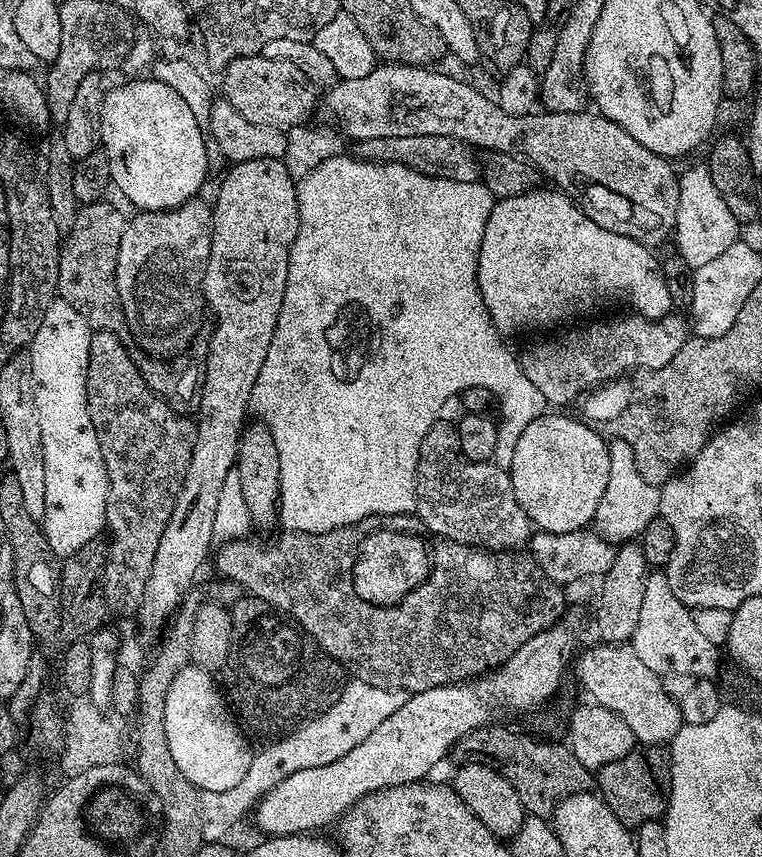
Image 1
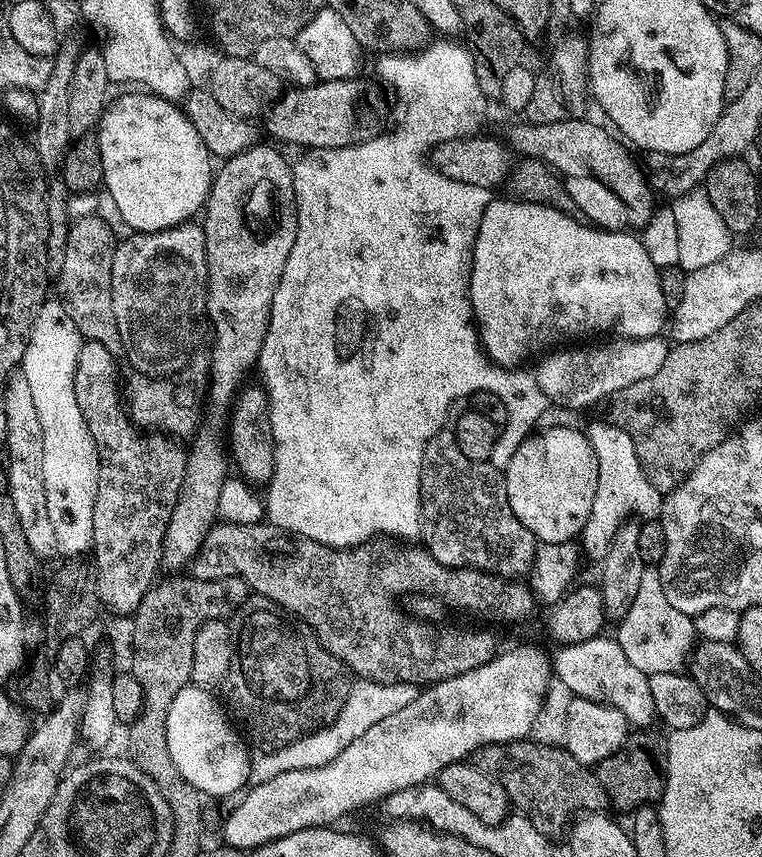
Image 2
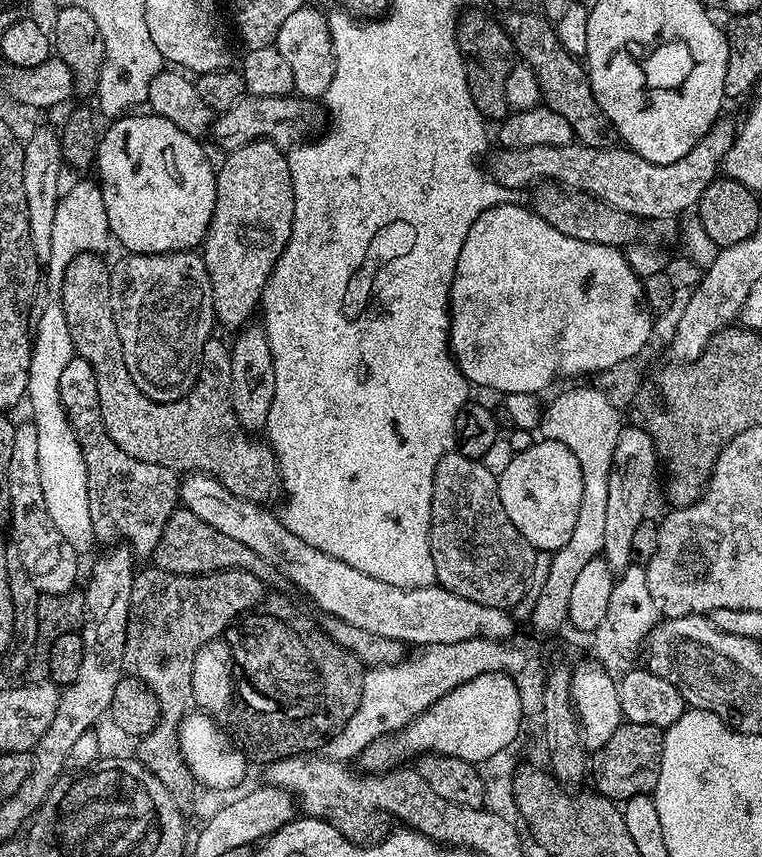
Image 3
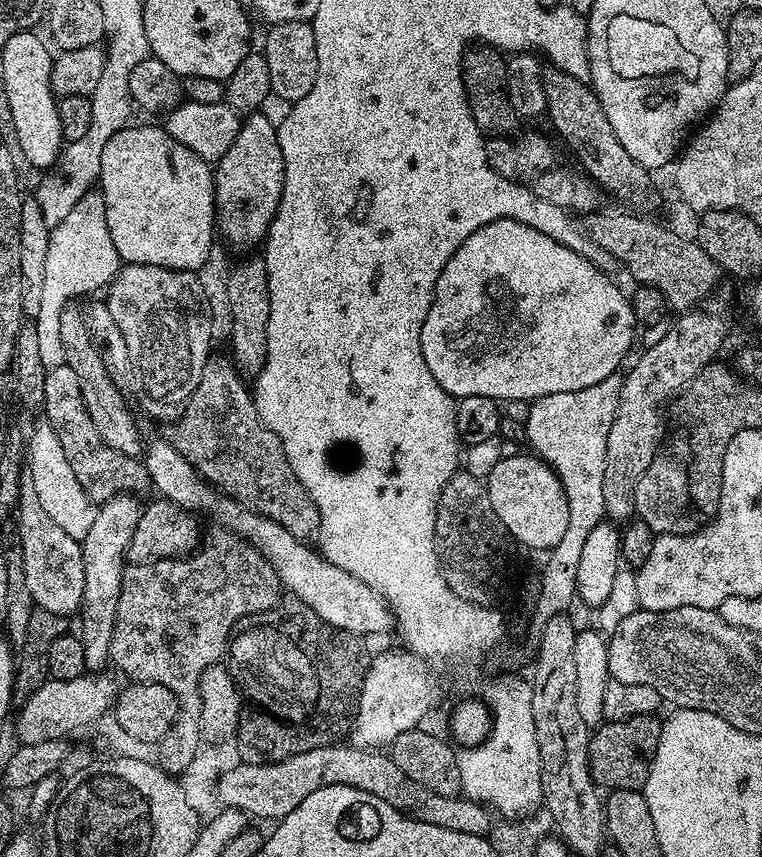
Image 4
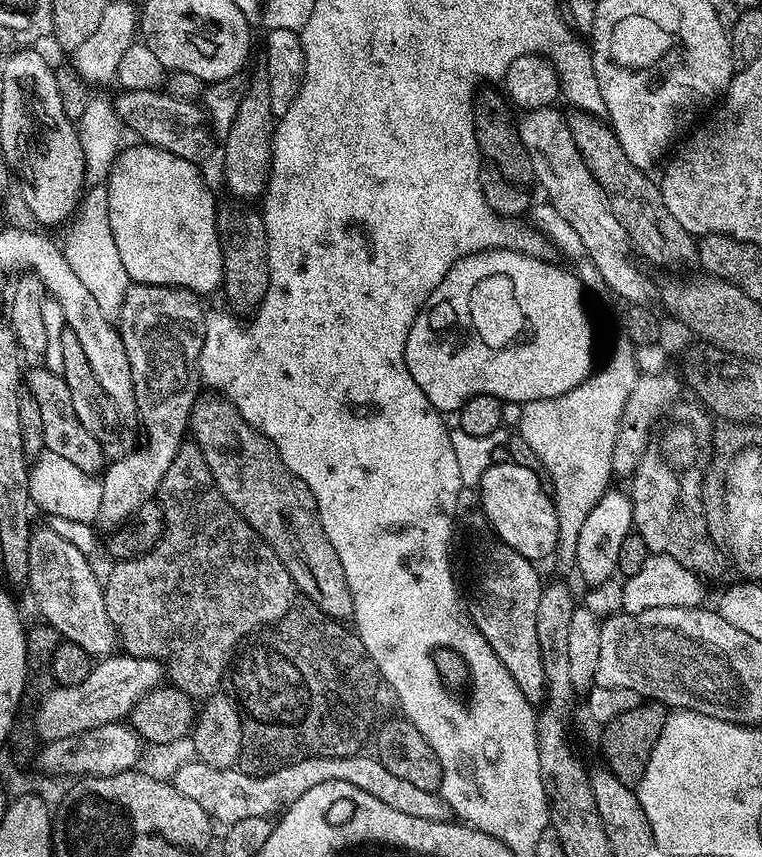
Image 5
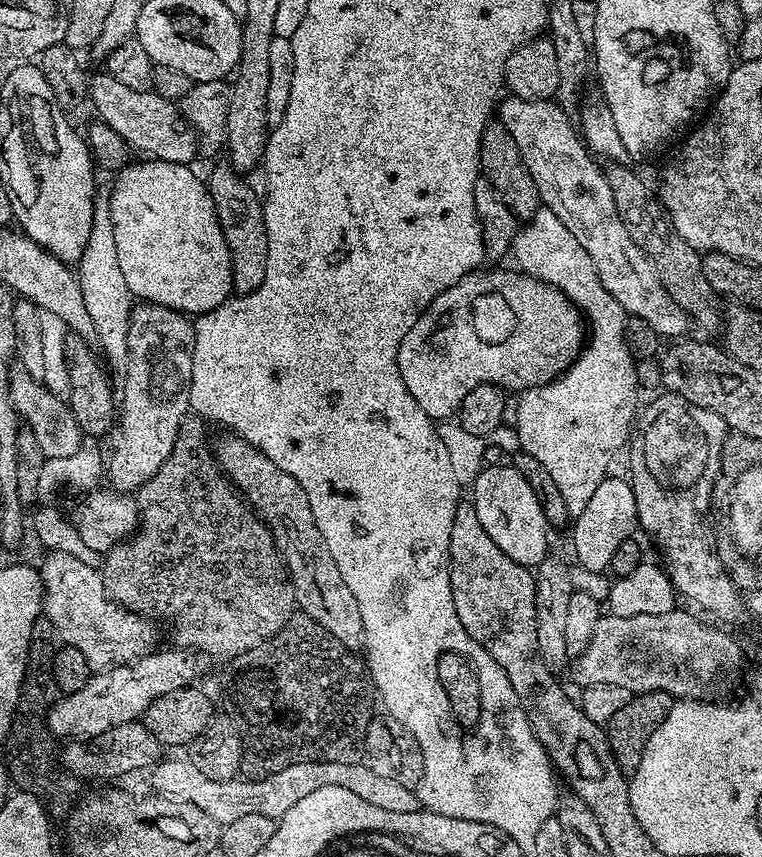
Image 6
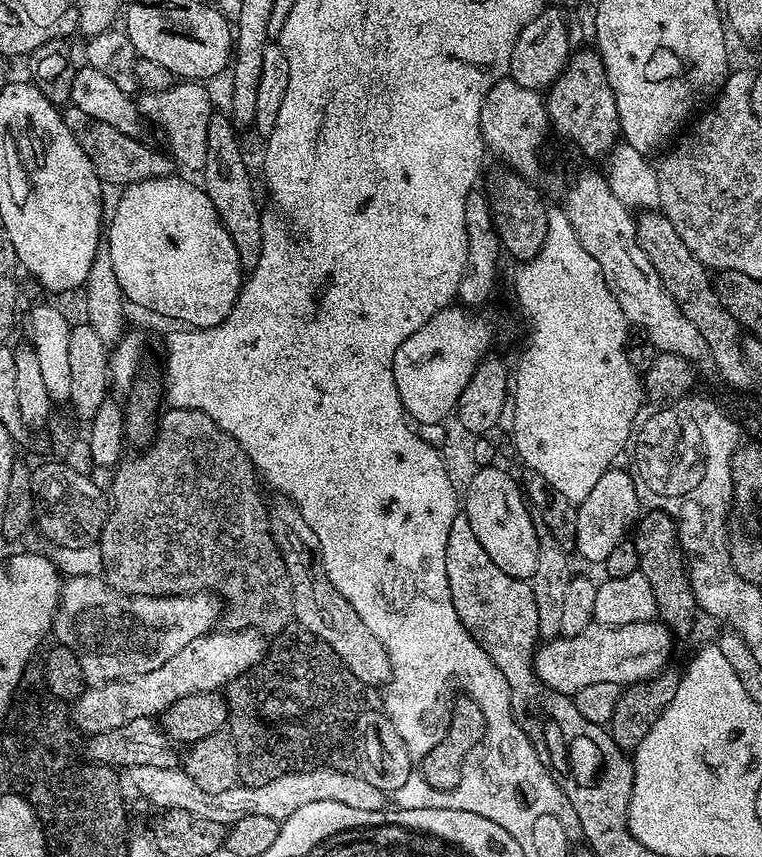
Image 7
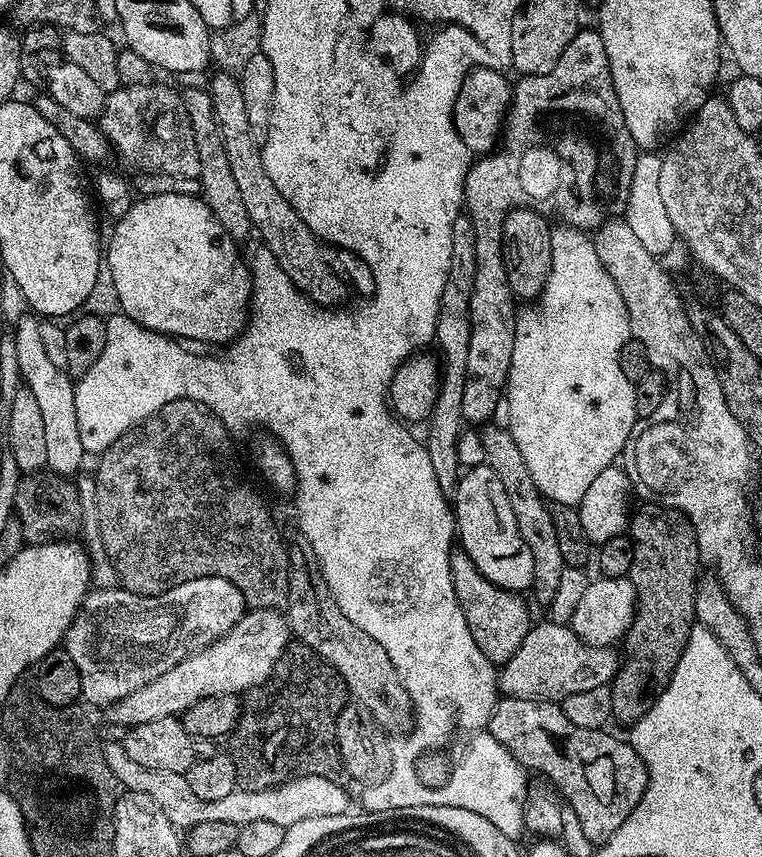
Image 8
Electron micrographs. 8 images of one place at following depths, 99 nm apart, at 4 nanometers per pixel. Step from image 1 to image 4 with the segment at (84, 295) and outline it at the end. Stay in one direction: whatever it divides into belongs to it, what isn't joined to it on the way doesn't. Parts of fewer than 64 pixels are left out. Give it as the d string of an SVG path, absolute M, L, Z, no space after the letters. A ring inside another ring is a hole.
M65 306L62 310L62 350L64 363L70 366L70 370L74 370L74 374L78 374L78 382L82 386L82 402L86 402L86 414L90 414L90 422L94 422L94 430L102 434L102 442L106 442L106 446L127 456L139 457L142 452L140 428L120 393L121 385L108 373L108 368L100 357L100 350L86 326L83 311L79 307L72 307ZM224 356L215 362L211 361L207 363L206 367L207 372L204 372L203 387L200 387L199 391L196 392L195 400L192 400L191 411L185 413L181 412L179 420L175 421L173 428L176 429L173 430L172 436L170 435L170 443L176 448L179 448L180 453L191 462L196 468L196 471L199 472L200 475L216 489L216 491L222 492L232 500L238 501L242 506L250 509L250 511L256 512L260 516L270 518L274 522L278 522L278 526L282 526L299 540L307 541L310 538L308 536L315 537L320 531L320 515L318 514L318 510L314 506L314 502L310 498L306 486L302 486L302 482L298 482L298 474L294 474L294 470L290 466L290 462L286 458L286 450L282 446L278 434L274 434L274 430L270 430L262 422L262 418L256 409L256 402L253 393L250 391L249 385L247 388L247 386L240 381L240 379L242 379L241 373L234 367L233 361Z

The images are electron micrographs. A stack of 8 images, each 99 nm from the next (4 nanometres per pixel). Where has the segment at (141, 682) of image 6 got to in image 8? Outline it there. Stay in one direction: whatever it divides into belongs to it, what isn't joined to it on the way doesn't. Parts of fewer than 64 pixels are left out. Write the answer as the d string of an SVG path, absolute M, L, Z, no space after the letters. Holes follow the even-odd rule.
M270 612L244 616L225 636L210 646L189 652L185 660L178 662L178 666L166 674L160 674L154 682L142 686L142 690L134 690L134 694L126 694L126 698L107 705L108 720L112 724L131 726L155 722L157 718L179 717L190 706L194 706L200 696L210 698L219 691L232 691L263 680L273 660L279 656L284 635L284 624Z

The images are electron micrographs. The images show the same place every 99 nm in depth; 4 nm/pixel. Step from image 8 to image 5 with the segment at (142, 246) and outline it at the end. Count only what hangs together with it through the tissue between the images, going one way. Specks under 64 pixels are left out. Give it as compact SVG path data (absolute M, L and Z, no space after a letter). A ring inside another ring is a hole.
M136 142L133 148L125 147L112 166L112 173L108 175L106 185L109 192L109 222L110 230L113 231L115 245L118 246L119 257L126 266L126 274L129 276L132 284L171 284L174 288L189 288L191 292L205 294L221 287L224 283L224 267L222 266L222 246L218 238L216 229L216 214L218 205L214 201L208 200L212 192L203 184L204 176L200 173L201 169L192 164L186 158L178 158L178 154L170 154L170 150L155 148L152 144Z

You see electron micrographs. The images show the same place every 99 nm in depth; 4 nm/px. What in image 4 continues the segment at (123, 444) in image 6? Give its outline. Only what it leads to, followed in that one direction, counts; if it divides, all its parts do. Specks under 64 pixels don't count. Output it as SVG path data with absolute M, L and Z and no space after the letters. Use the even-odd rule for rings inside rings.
M124 264L119 272L112 279L112 283L106 288L106 303L110 310L114 323L118 325L118 330L122 330L122 339L126 342L126 351L130 356L130 385L136 391L136 400L153 416L156 420L169 420L175 422L179 420L182 401L192 391L192 387L196 384L197 376L200 375L200 367L204 362L204 353L206 347L214 341L212 334L212 316L208 313L208 300L204 297L204 288L200 285L199 275L196 272L183 272L182 270L174 270L173 268L163 268L161 264ZM121 494L103 501L97 507L94 526L86 534L80 545L84 563L84 601L80 603L78 619L84 627L82 639L86 650L86 669L100 670L110 660L110 642L114 634L114 618L118 614L118 598L124 581L124 570L130 538L134 538L134 526L142 511L137 497Z

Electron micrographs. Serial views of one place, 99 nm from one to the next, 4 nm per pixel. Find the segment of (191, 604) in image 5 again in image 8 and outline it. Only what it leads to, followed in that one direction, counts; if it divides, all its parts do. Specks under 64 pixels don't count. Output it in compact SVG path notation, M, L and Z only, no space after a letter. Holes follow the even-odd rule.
M175 400L162 410L158 410L141 424L137 424L128 432L122 434L108 447L99 453L100 465L96 468L96 520L100 523L100 540L104 543L103 554L106 560L113 564L119 583L130 592L140 596L160 596L166 590L178 586L187 580L203 576L217 576L234 582L242 590L244 602L253 604L283 604L285 571L288 566L288 545L285 537L280 537L276 524L272 521L272 512L264 505L264 500L236 473L236 464L232 461L232 440L228 437L229 429L204 405L197 400Z

